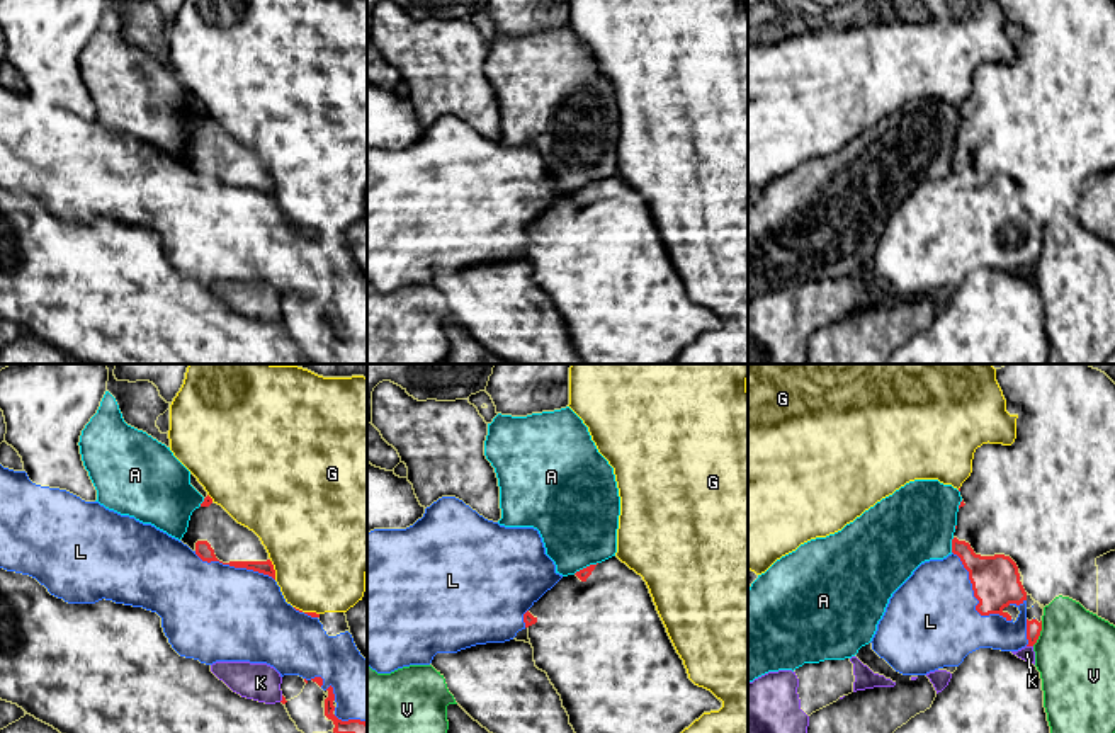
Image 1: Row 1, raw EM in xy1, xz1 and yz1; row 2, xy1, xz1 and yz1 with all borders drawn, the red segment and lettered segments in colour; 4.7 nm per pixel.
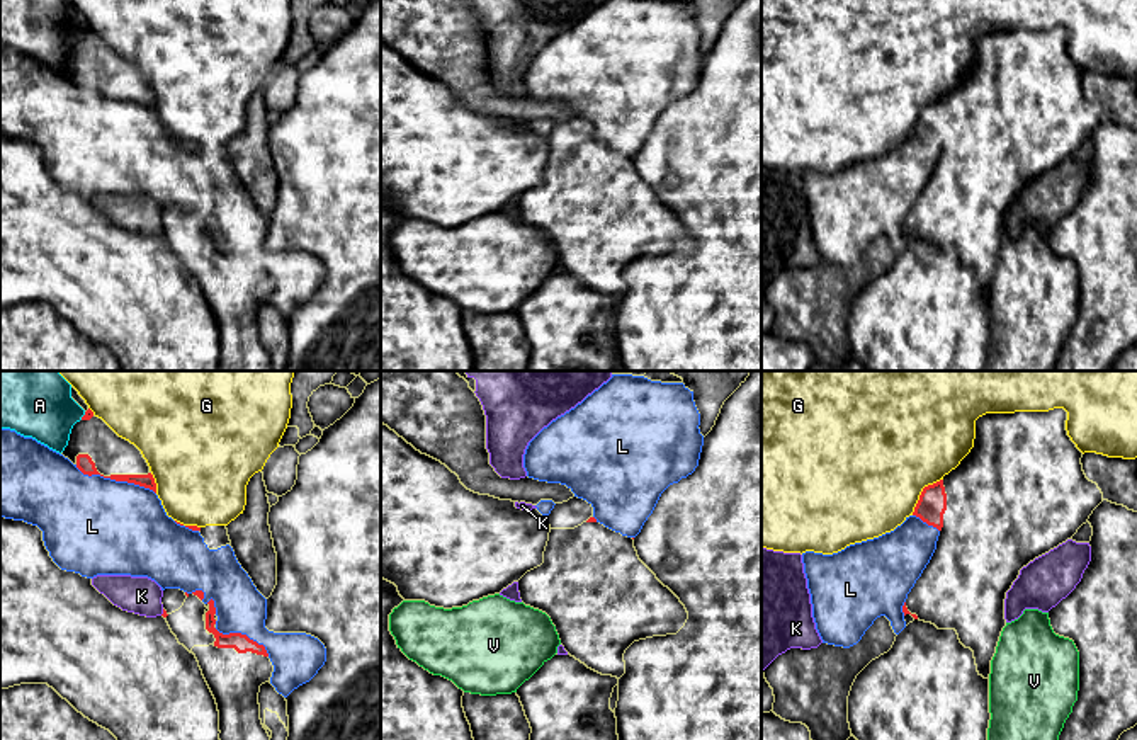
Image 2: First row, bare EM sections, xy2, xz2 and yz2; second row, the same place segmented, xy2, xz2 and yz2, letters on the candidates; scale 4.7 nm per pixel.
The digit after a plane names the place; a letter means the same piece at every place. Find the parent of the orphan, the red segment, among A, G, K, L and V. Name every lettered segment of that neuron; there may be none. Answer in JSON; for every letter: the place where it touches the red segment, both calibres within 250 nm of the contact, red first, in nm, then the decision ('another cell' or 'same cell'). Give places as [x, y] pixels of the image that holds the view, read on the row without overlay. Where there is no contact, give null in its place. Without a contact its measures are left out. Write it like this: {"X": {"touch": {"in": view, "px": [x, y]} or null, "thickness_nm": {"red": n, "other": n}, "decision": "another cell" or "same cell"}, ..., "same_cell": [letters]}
{"A": {"touch": {"in": "xz1", "px": [587, 186]}, "thickness_nm": {"red": 50, "other": 400}, "decision": "another cell"}, "G": {"touch": {"in": "yz2", "px": [922, 111]}, "thickness_nm": {"red": 140, "other": 500}, "decision": "another cell"}, "K": {"touch": {"in": "yz1", "px": [1030, 264]}, "thickness_nm": {"red": 70, "other": 70}, "decision": "another cell"}, "L": {"touch": {"in": "yz1", "px": [974, 215]}, "thickness_nm": {"red": 220, "other": 440}, "decision": "same cell"}, "V": {"touch": {"in": "yz1", "px": [1039, 252]}, "thickness_nm": {"red": 70, "other": 380}, "decision": "another cell"}, "same_cell": ["L"]}

